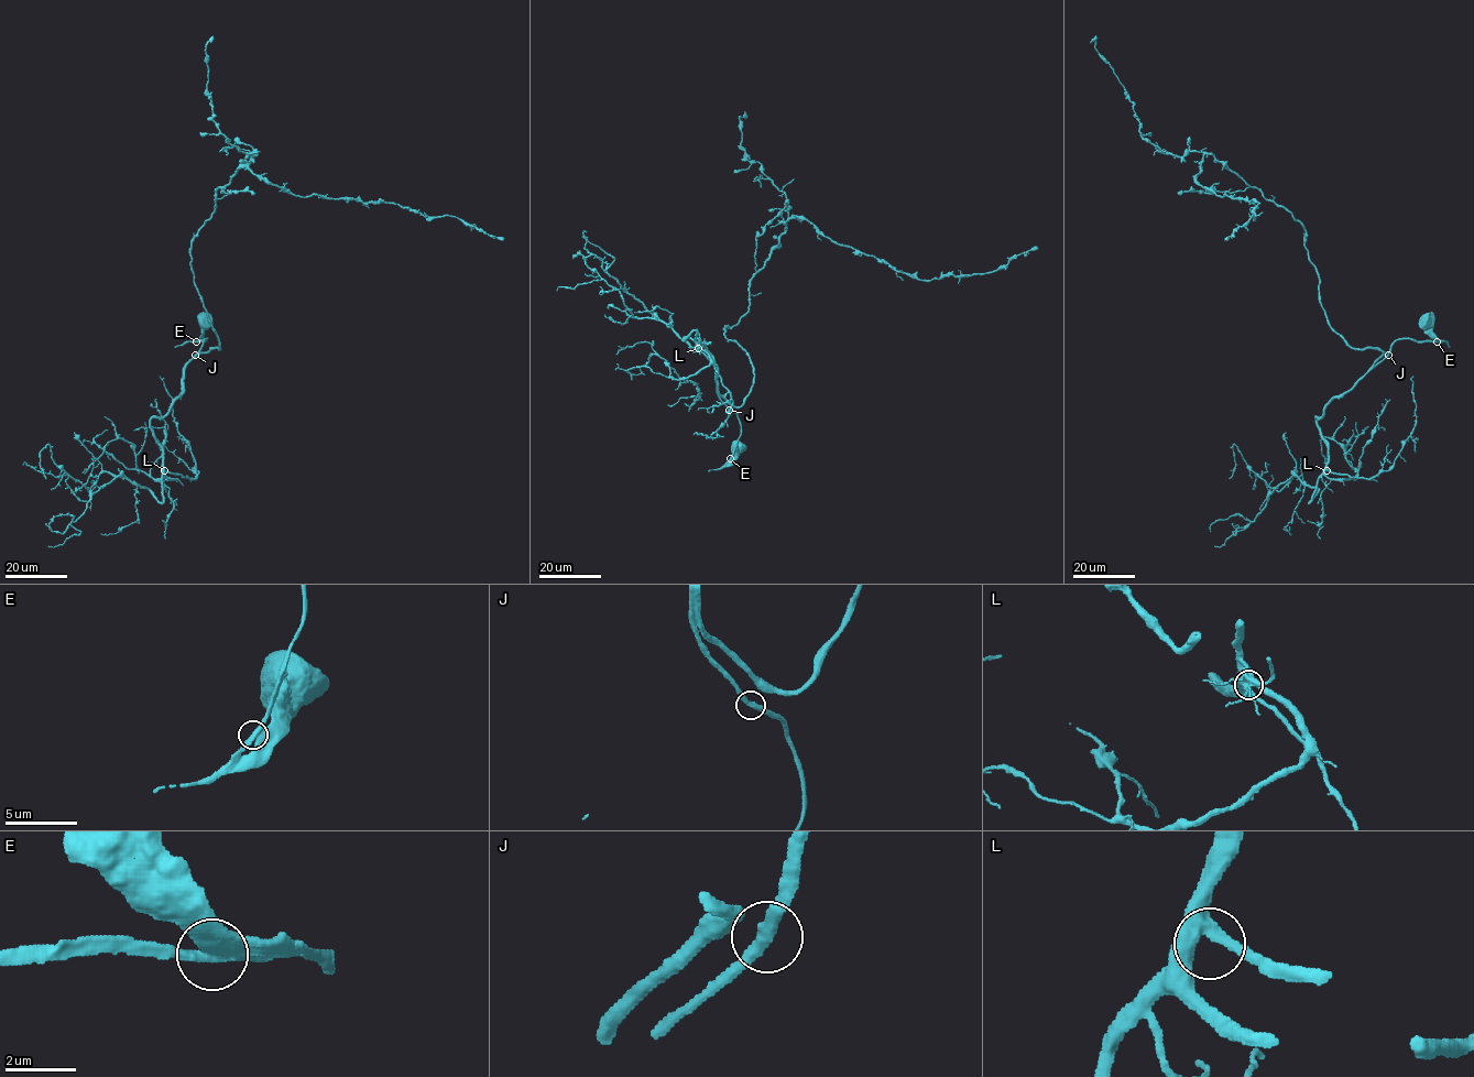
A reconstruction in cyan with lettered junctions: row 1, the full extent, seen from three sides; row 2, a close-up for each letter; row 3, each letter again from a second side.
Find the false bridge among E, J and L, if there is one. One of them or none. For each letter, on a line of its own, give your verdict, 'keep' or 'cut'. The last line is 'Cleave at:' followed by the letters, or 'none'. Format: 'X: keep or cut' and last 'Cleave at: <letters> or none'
E: keep
J: keep
L: keep
Cleave at: none

